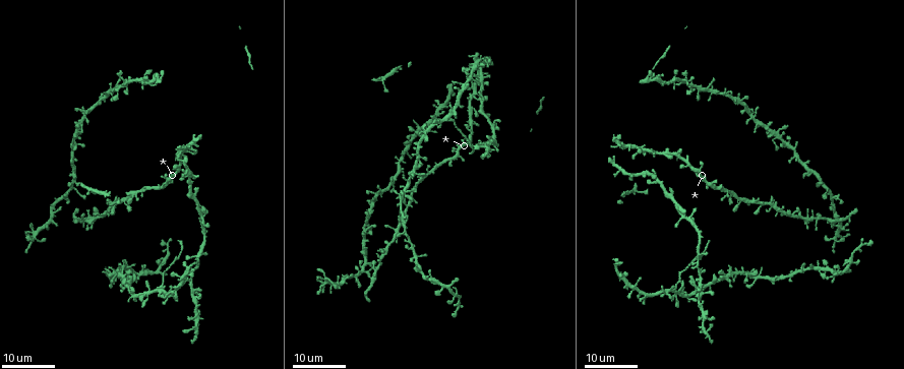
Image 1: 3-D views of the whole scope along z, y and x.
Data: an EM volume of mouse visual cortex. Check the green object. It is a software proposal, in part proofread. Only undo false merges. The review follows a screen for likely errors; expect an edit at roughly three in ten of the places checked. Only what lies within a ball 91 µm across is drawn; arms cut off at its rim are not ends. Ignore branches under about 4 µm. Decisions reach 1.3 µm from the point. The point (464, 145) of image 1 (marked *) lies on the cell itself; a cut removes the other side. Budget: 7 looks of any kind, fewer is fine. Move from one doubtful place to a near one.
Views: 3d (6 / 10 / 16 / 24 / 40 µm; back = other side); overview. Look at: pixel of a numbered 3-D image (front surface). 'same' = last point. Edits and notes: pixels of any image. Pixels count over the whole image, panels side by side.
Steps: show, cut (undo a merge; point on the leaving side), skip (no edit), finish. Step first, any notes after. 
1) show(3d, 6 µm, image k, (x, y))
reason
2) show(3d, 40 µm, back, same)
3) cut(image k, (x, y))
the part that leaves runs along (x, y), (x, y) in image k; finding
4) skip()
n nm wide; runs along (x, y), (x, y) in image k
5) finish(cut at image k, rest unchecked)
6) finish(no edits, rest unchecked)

show(3d, 24 µm, image 1, (194, 255))
three arms meet

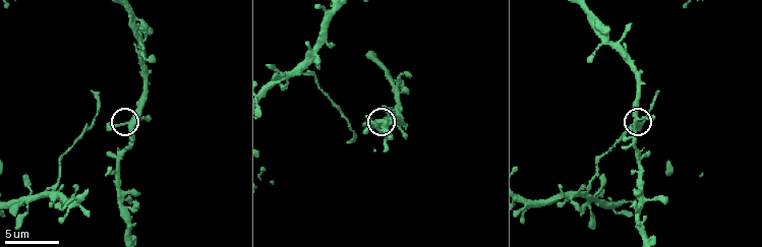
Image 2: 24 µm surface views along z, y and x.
show(3d, 10 µm, image 2, (126, 122))
closer look

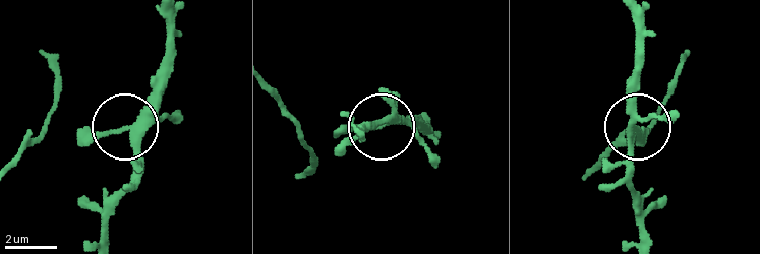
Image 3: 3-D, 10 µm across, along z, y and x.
skip()
side arm 18 µm; continuous, no second cell

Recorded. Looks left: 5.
show(3d, 10 µm, image 2, (589, 186))

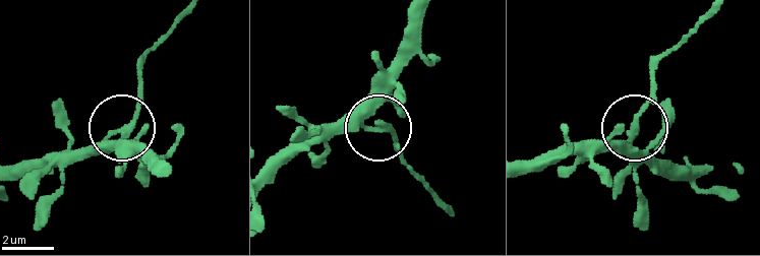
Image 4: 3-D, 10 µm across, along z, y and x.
cut(image 4, (141, 102))
the part that leaves runs along (116, 132), (135, 113), (144, 56), (177, 20) in image 4; two cells meet here

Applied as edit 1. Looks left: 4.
show(overview)

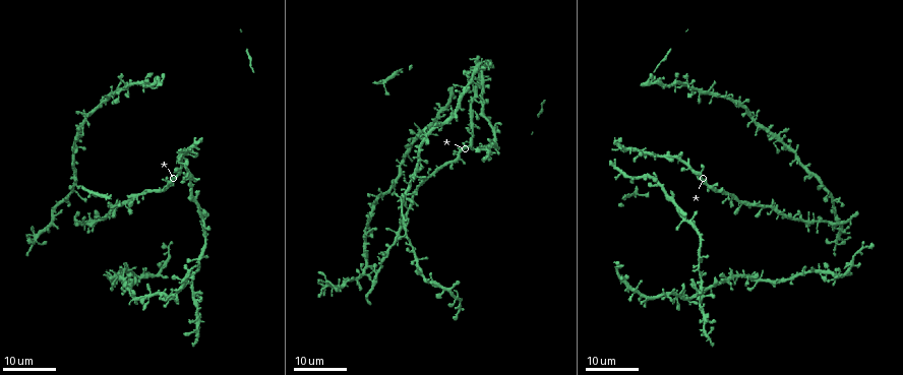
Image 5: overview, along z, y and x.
show(3d, 16 µm, image 5, (402, 204))

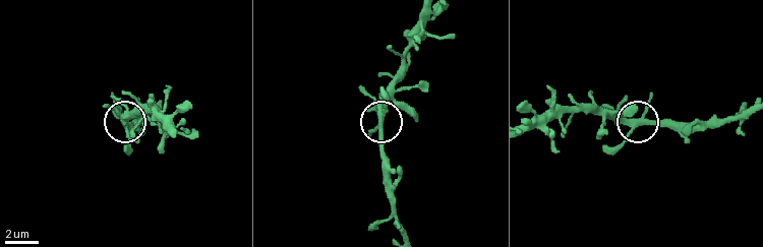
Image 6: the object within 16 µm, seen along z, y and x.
show(3d, 6 µm, image 6, (380, 119))

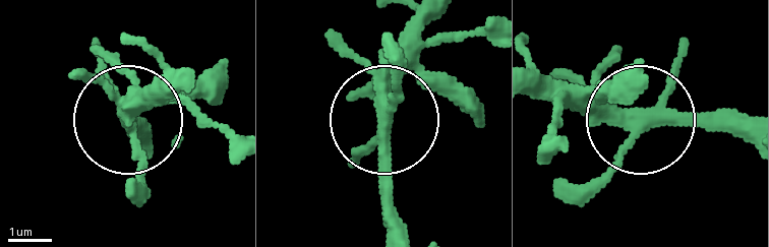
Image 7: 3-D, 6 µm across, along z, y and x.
cut(image 7, (357, 153))
the part that leaves runs along (381, 124), (393, 102), (386, 40) in image 7; two cells meet here

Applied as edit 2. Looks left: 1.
finish(cut at image 4, cut at image 7, rest unchecked)

